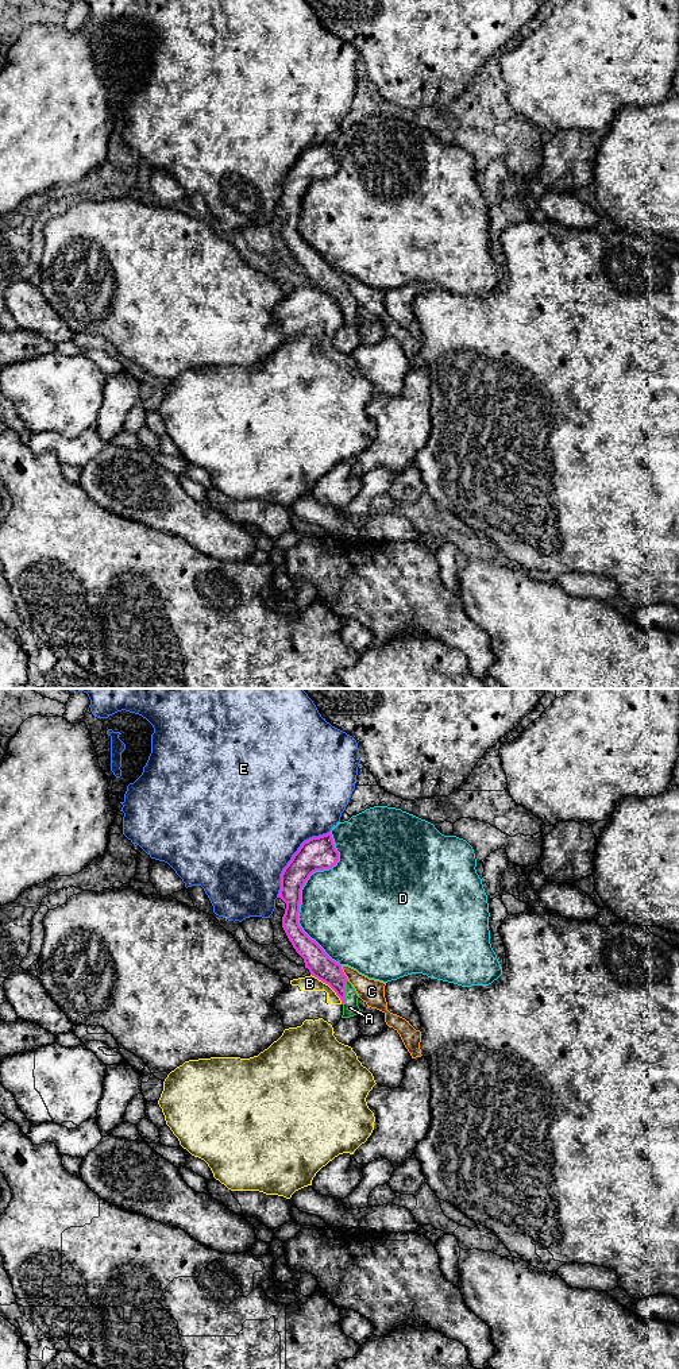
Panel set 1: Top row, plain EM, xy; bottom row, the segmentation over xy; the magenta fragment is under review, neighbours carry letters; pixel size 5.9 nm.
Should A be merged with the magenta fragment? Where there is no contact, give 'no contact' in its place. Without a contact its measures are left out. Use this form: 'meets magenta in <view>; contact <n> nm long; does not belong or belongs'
meets magenta in xy; contact 160 nm long; belongs

